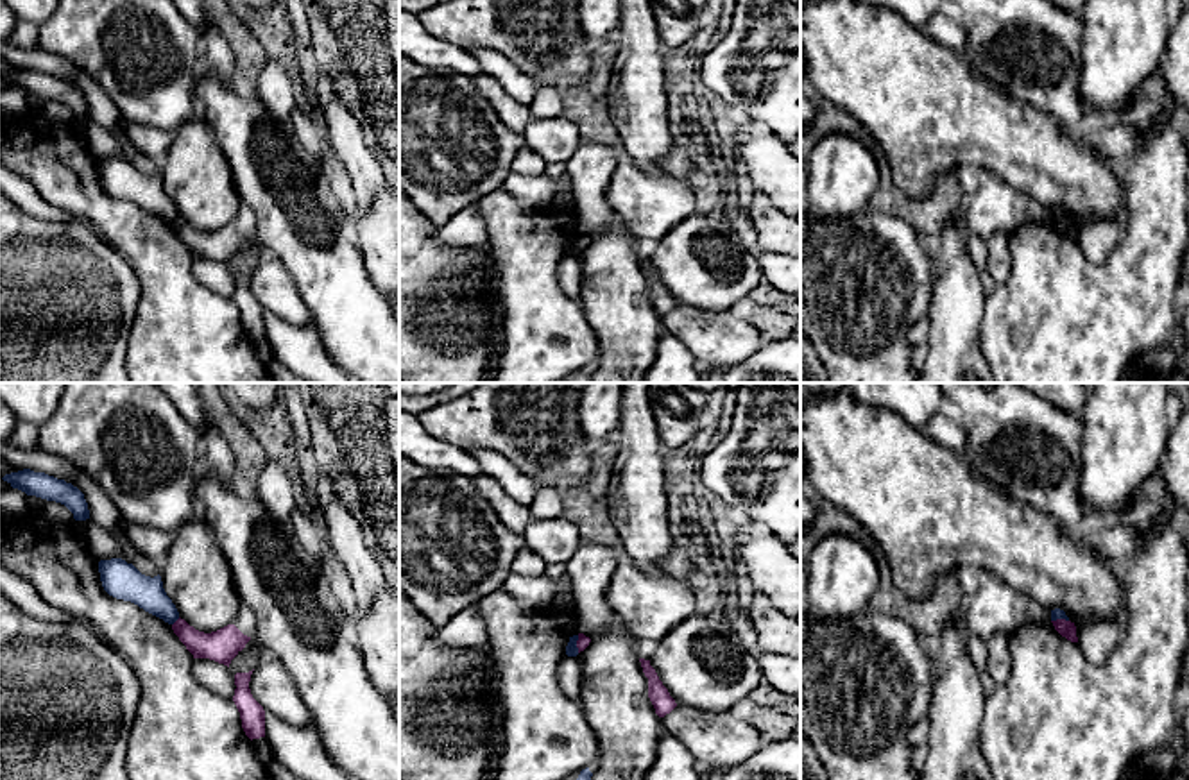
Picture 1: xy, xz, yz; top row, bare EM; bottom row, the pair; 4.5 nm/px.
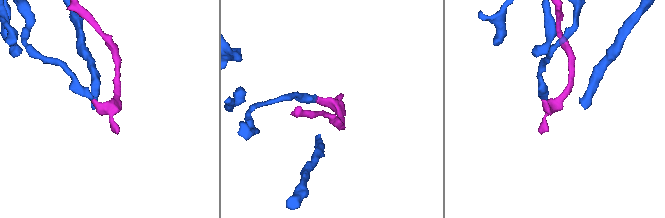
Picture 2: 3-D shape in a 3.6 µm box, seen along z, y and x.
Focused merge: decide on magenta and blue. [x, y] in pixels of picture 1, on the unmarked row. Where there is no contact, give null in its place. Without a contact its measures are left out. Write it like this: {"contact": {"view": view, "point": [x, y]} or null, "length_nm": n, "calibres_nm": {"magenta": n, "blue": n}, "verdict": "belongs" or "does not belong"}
{"contact": {"view": "xy", "point": [176, 220]}, "length_nm": 50, "calibres_nm": {"magenta": 150, "blue": 150}, "verdict": "does not belong"}

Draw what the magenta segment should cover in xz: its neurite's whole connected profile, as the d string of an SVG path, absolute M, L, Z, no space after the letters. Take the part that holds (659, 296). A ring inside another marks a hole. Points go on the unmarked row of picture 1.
M639 258L645 276L648 277L648 297L659 317L670 313L677 302L670 295L668 288L659 279L655 268L650 265L650 259Z

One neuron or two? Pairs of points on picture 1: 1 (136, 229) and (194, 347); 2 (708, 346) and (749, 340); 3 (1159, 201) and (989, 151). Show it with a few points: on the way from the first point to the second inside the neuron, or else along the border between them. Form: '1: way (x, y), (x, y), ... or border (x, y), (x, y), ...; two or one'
1: way (158, 258), (165, 267), (179, 319); one
2: way (718, 340), (738, 340); one
3: border (1118, 172), (1123, 197), (1120, 220); two

